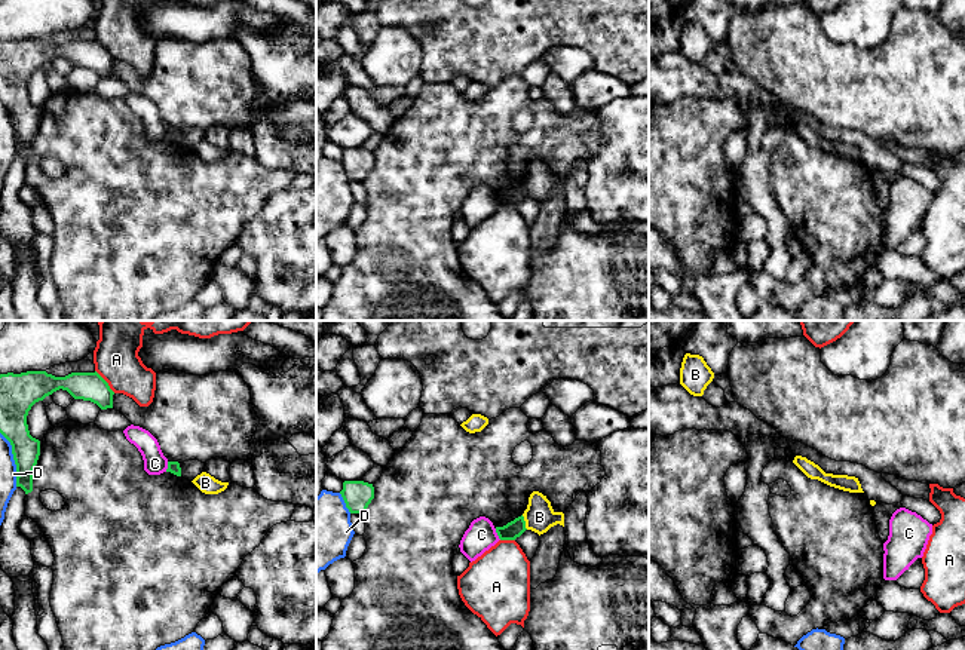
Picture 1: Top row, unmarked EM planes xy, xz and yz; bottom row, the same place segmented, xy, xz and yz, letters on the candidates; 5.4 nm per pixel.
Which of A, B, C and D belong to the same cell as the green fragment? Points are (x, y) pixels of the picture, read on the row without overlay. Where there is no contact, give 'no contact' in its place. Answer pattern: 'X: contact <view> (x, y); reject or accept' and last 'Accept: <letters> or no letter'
A: contact xy (106, 49); reject
B: contact xz (524, 190); reject
C: contact xz (498, 202); reject
D: contact xy (14, 126); reject
Accept: no letter

